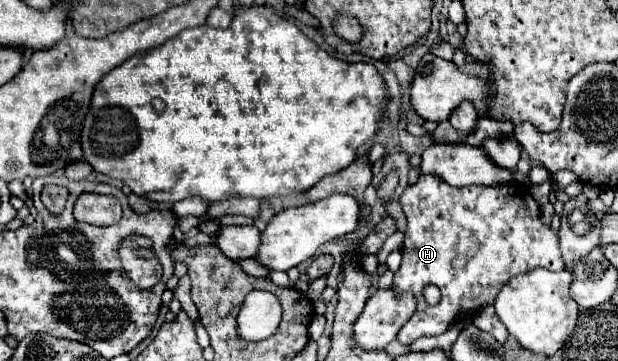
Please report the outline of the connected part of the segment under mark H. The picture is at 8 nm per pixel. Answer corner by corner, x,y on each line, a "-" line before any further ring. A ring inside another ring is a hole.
422,174
414,186
408,186
400,196
400,204
408,226
404,230
404,248
402,248
402,264
394,274
392,288
396,292
412,292
418,298
418,308
414,316
402,326
398,340
402,344
412,344
420,336
438,336
446,332
446,328
464,316
468,310
476,310
482,306
490,306
498,294
498,290
512,278
524,272
530,272
538,266
548,270
566,268
558,244
558,234
552,226
540,222
538,214
526,206
526,194
520,194
516,186
464,186
454,188
442,180
432,178
430,174
-
428,284
436,284
442,300
436,306
426,304
422,296
422,288

